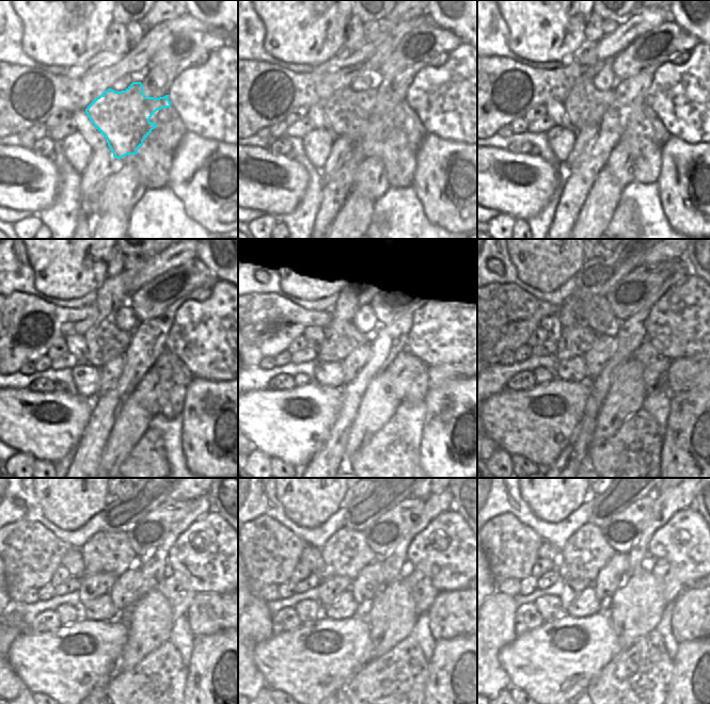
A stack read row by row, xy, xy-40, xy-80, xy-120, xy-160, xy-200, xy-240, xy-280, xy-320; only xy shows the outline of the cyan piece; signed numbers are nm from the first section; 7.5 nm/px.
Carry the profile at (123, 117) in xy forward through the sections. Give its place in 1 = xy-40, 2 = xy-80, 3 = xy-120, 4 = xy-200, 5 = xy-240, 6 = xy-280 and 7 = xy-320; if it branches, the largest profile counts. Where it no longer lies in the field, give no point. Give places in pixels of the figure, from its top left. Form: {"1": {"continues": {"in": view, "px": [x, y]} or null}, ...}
{"1": {"continues": {"in": "xy-40", "px": [352, 114]}}, "2": {"continues": {"in": "xy-80", "px": [584, 106]}}, "3": {"continues": {"in": "xy-120", "px": [104, 340]}}, "4": {"continues": {"in": "xy-200", "px": [596, 277]}}, "5": {"continues": {"in": "xy-240", "px": [117, 516]}}, "6": {"continues": {"in": "xy-280", "px": [363, 511]}}, "7": {"continues": {"in": "xy-320", "px": [605, 507]}}}

